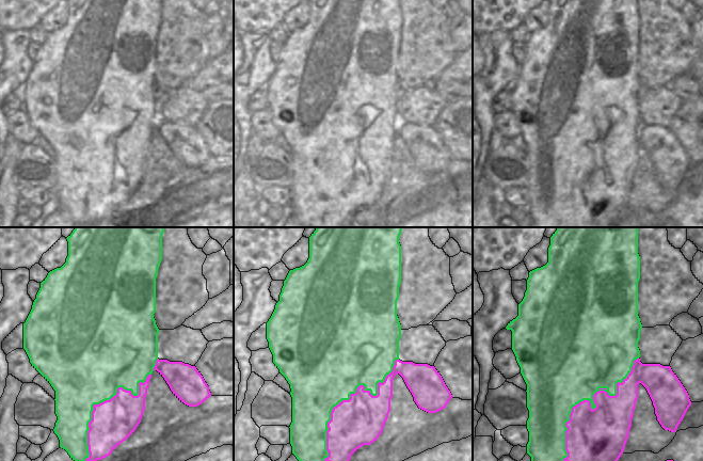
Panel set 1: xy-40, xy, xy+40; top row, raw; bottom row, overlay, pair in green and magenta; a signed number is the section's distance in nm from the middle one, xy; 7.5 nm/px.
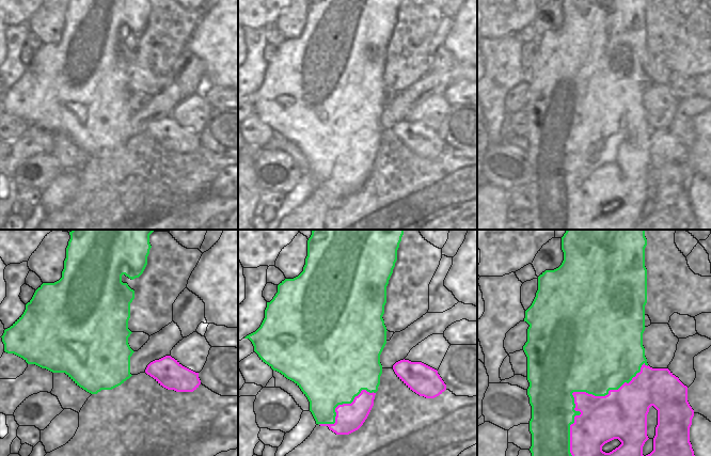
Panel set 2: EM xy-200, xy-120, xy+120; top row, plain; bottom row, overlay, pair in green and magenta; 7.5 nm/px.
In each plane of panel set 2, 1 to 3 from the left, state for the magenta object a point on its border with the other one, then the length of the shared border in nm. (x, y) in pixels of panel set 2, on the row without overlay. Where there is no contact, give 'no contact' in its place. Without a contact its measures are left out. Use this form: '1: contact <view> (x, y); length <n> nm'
1: no contact
2: contact xy-120 (341, 164); length 500 nm
3: contact xy+120 (572, 153); length 950 nm

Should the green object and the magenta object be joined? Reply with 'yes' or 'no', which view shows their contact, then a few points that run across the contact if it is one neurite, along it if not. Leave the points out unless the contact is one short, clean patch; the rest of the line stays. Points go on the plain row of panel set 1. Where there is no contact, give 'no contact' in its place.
no; meets green in xy+40

